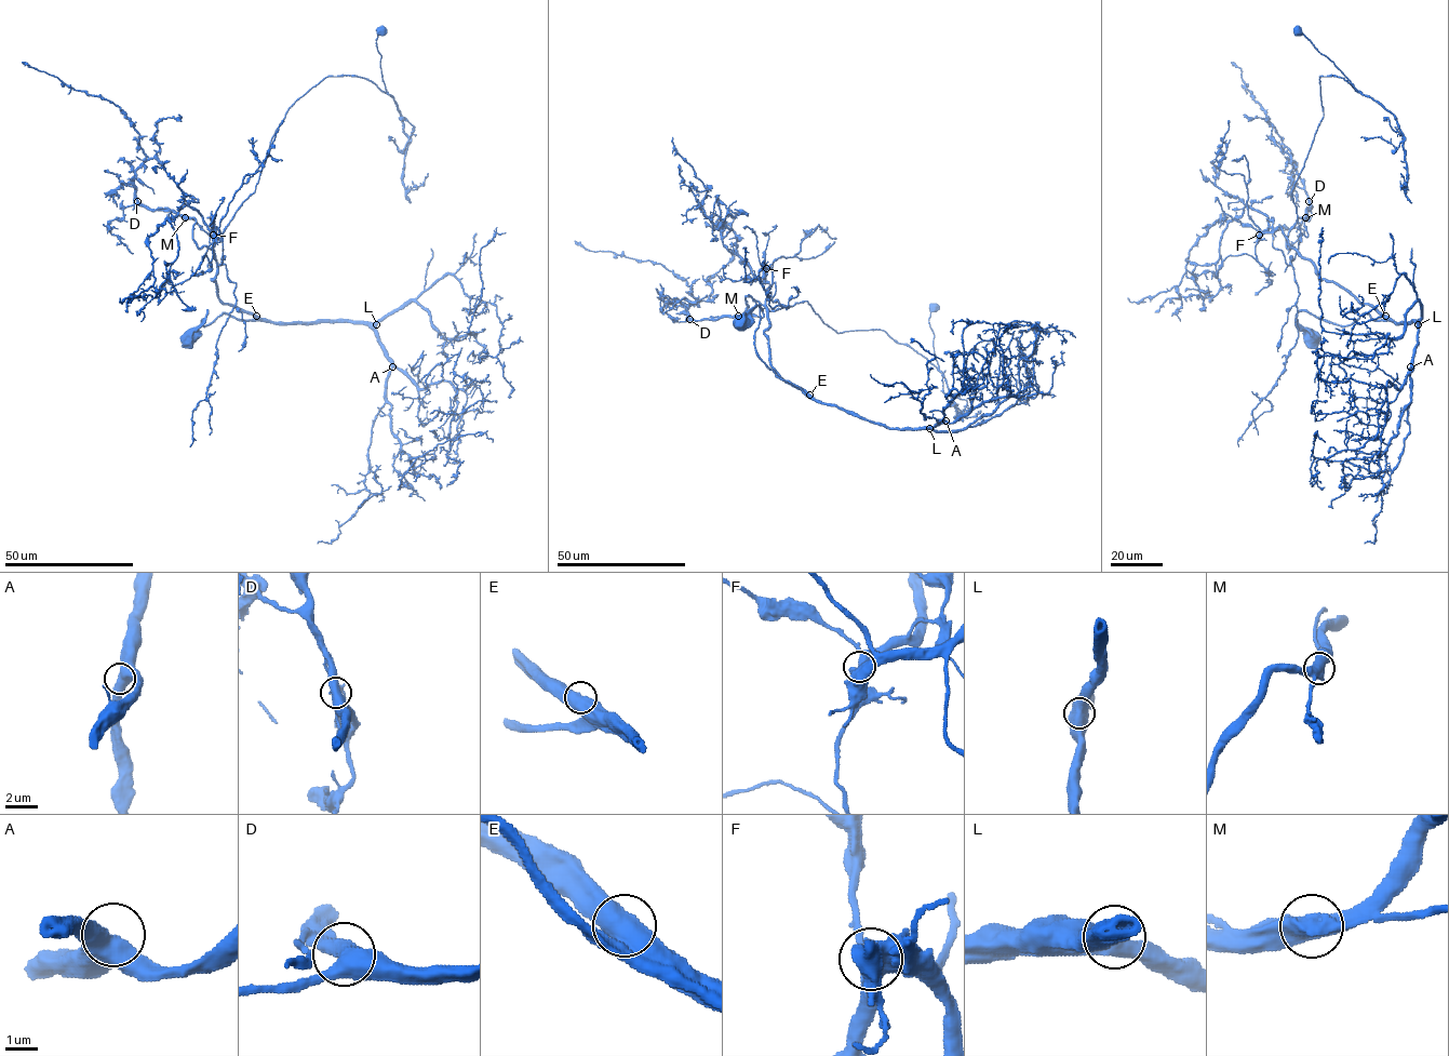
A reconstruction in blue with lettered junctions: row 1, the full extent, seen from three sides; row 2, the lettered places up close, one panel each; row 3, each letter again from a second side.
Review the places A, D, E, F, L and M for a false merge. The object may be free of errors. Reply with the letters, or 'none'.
M

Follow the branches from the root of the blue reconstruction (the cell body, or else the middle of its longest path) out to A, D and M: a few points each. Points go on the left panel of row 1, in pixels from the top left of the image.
A: (187, 338), (191, 338), (208, 310), (204, 325), (224, 313), (273, 322), (364, 323), (374, 332), (392, 366)
D: (187, 338), (208, 310), (204, 325), (255, 318), (217, 296), (215, 254), (198, 248), (193, 217), (137, 201)
M: (187, 338), (208, 310), (204, 325), (255, 318), (219, 298), (215, 254), (185, 217)

